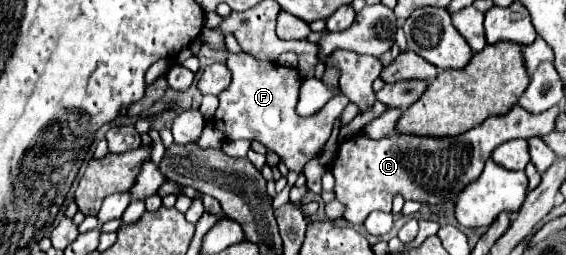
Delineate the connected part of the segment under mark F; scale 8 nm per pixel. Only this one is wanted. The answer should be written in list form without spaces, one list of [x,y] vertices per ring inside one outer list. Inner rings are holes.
[[[204,28],[200,38],[216,54],[226,56],[224,64],[232,72],[230,86],[218,96],[220,106],[214,114],[216,128],[228,140],[260,140],[268,150],[276,152],[282,158],[288,170],[302,174],[306,162],[310,162],[328,142],[334,122],[348,106],[346,96],[336,94],[328,104],[324,104],[318,114],[302,118],[294,110],[298,102],[298,88],[302,82],[302,76],[296,68],[280,66],[276,62],[260,62],[254,60],[254,56],[250,56],[248,52],[230,52],[226,48],[226,32],[218,28]]]

